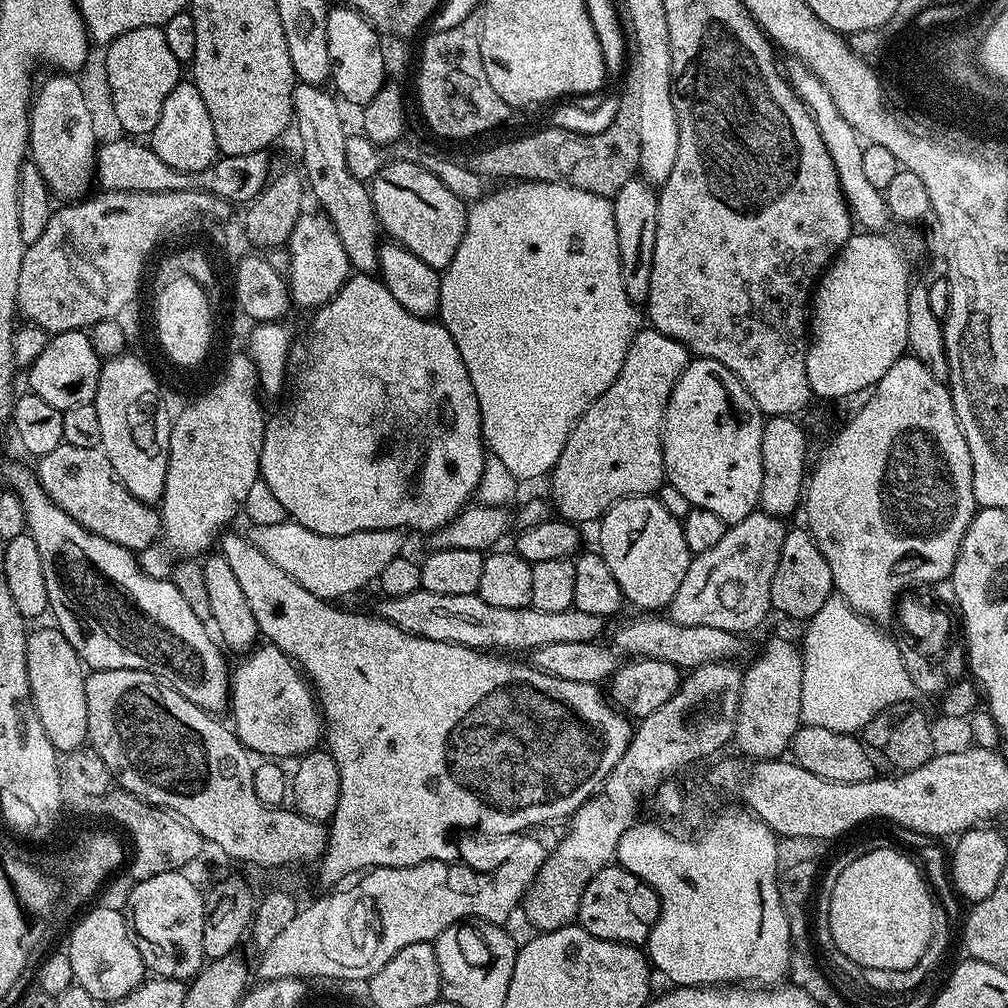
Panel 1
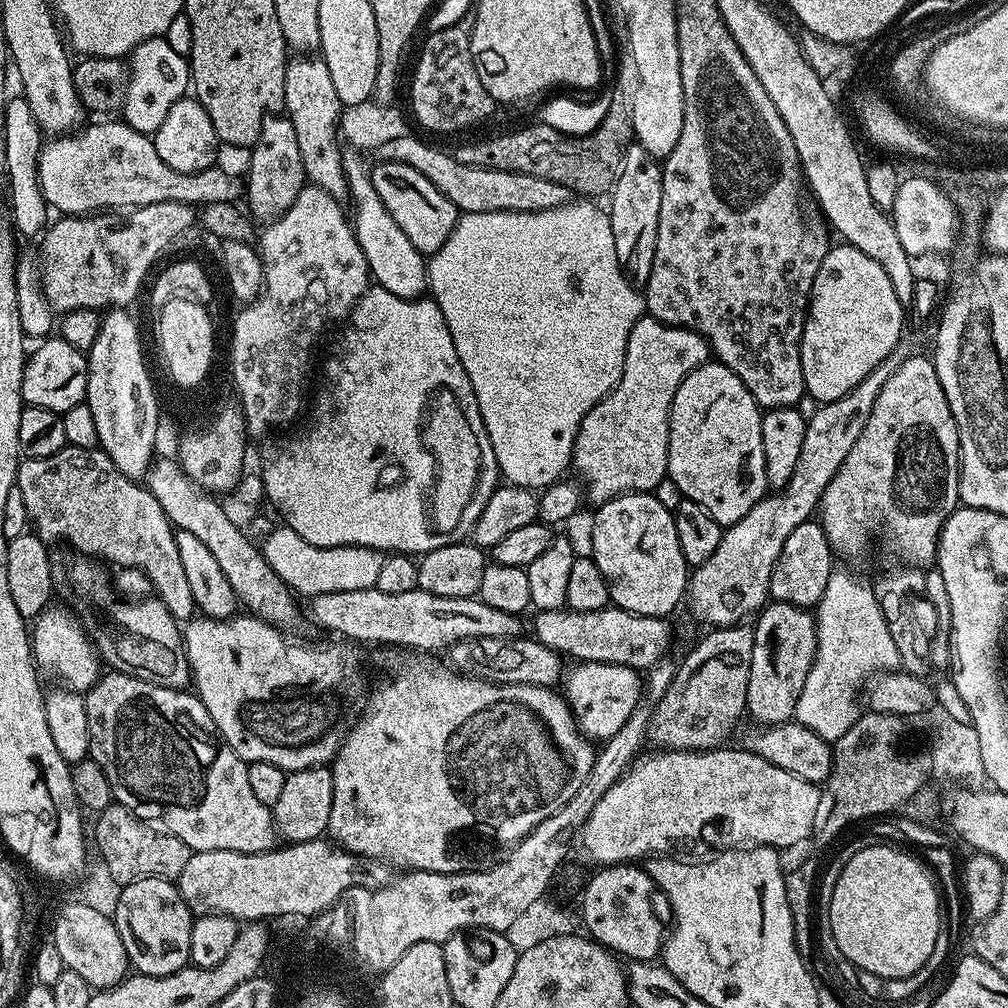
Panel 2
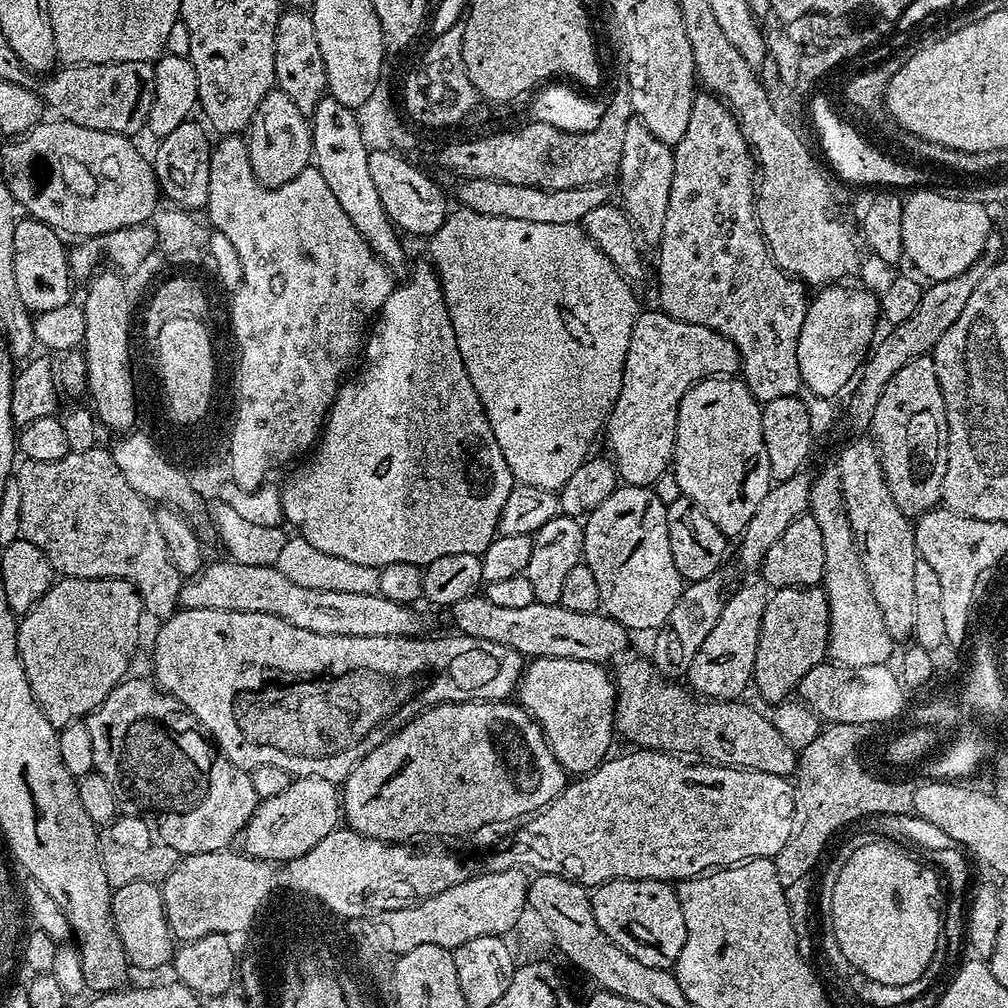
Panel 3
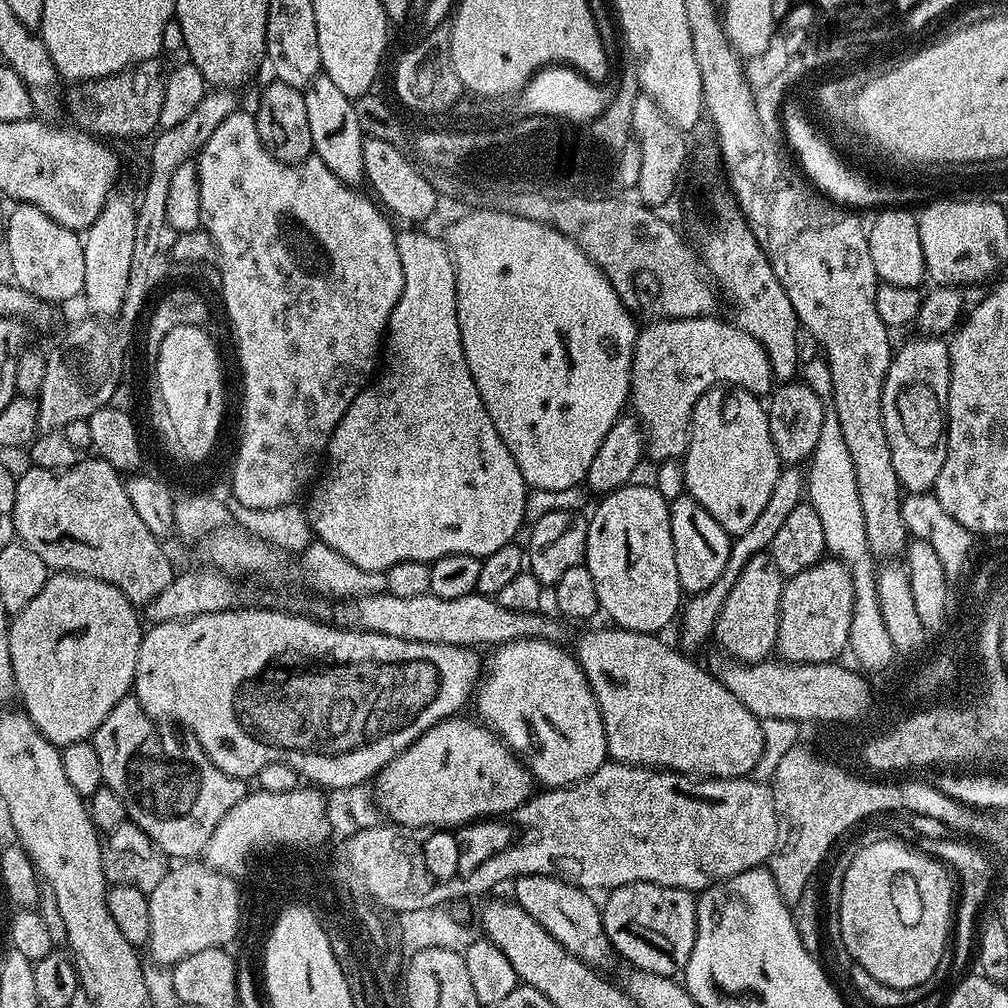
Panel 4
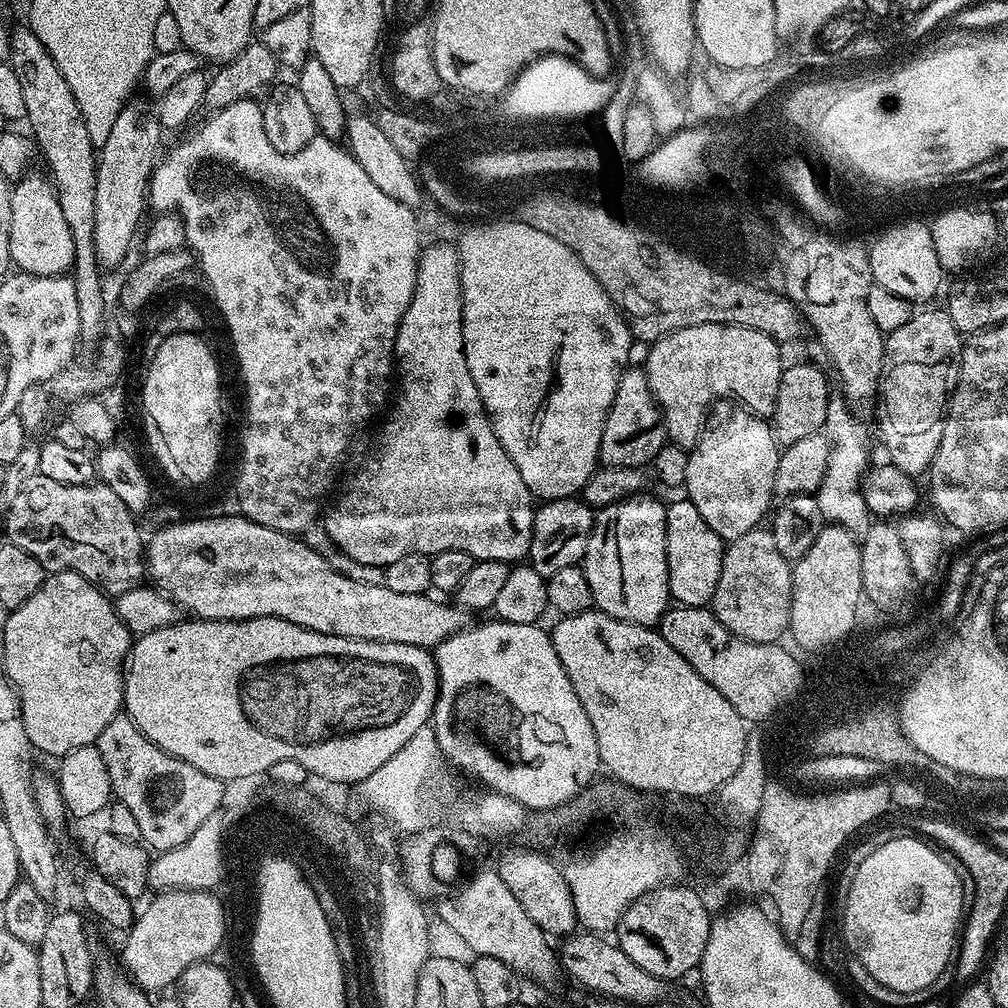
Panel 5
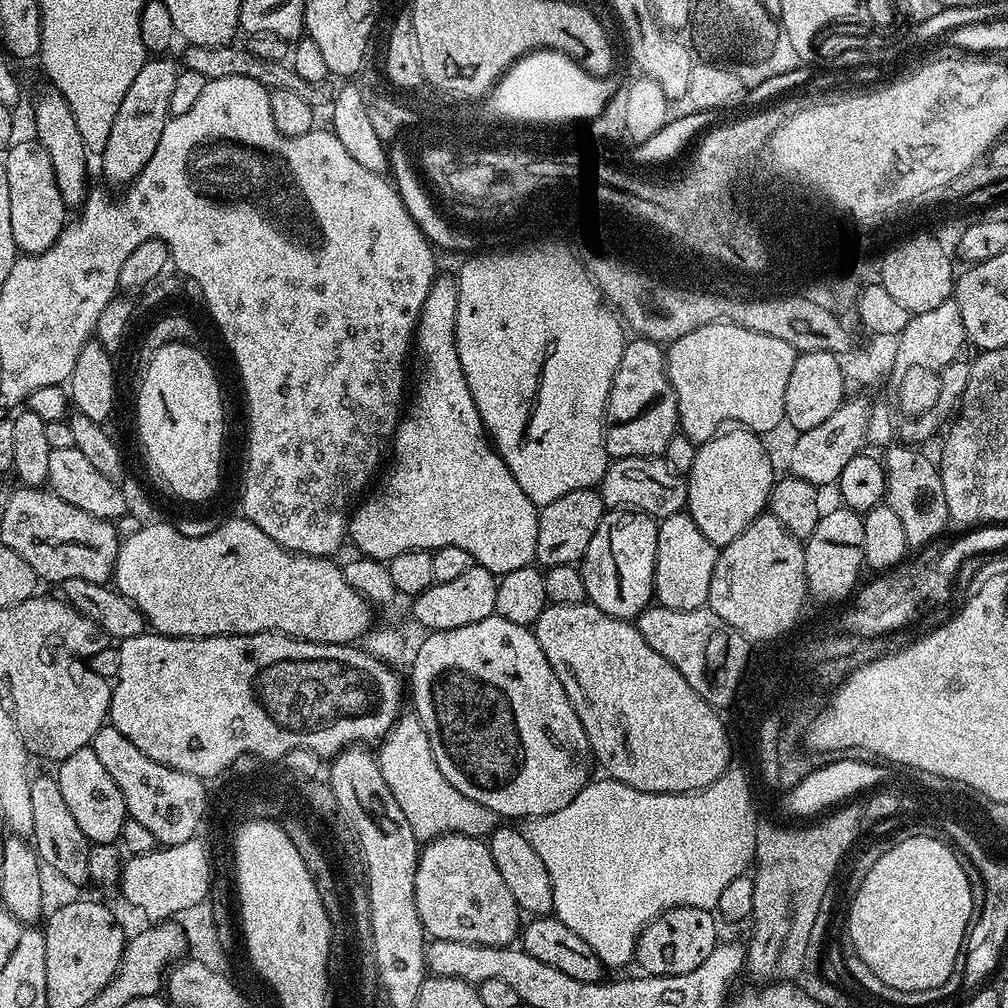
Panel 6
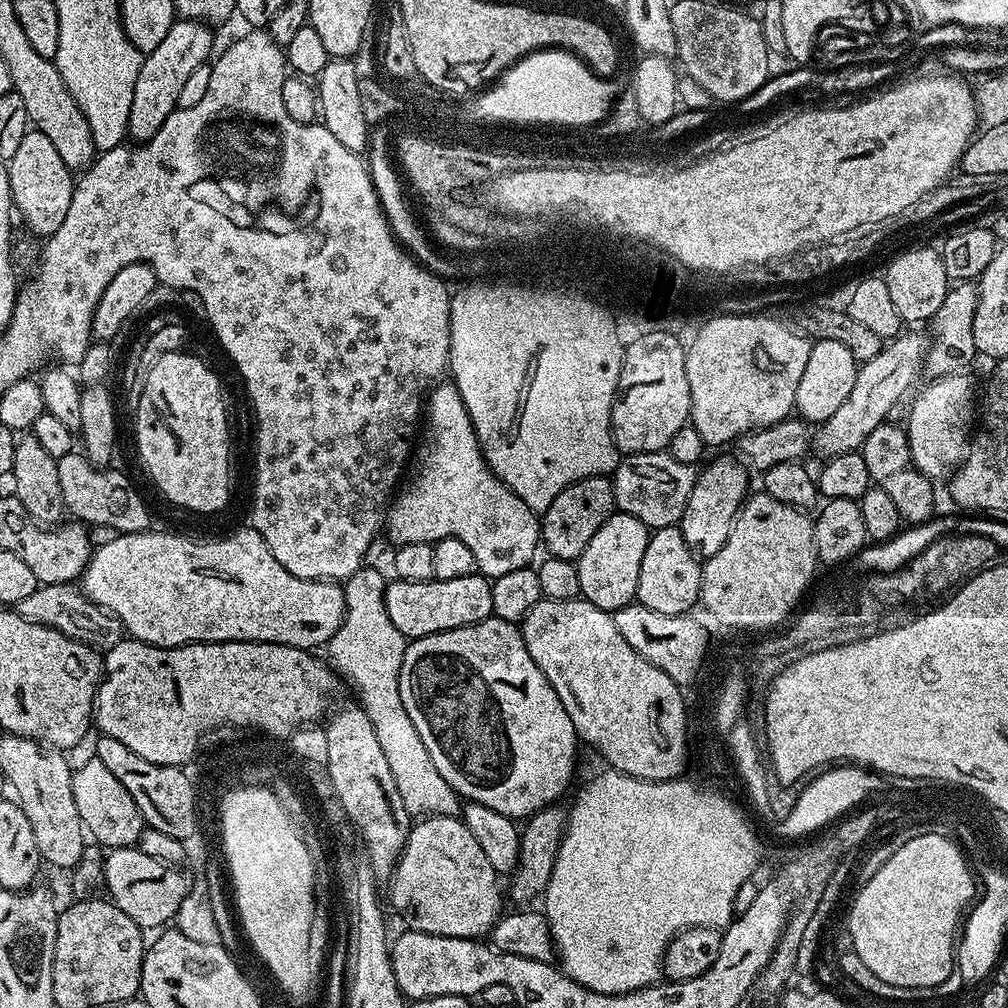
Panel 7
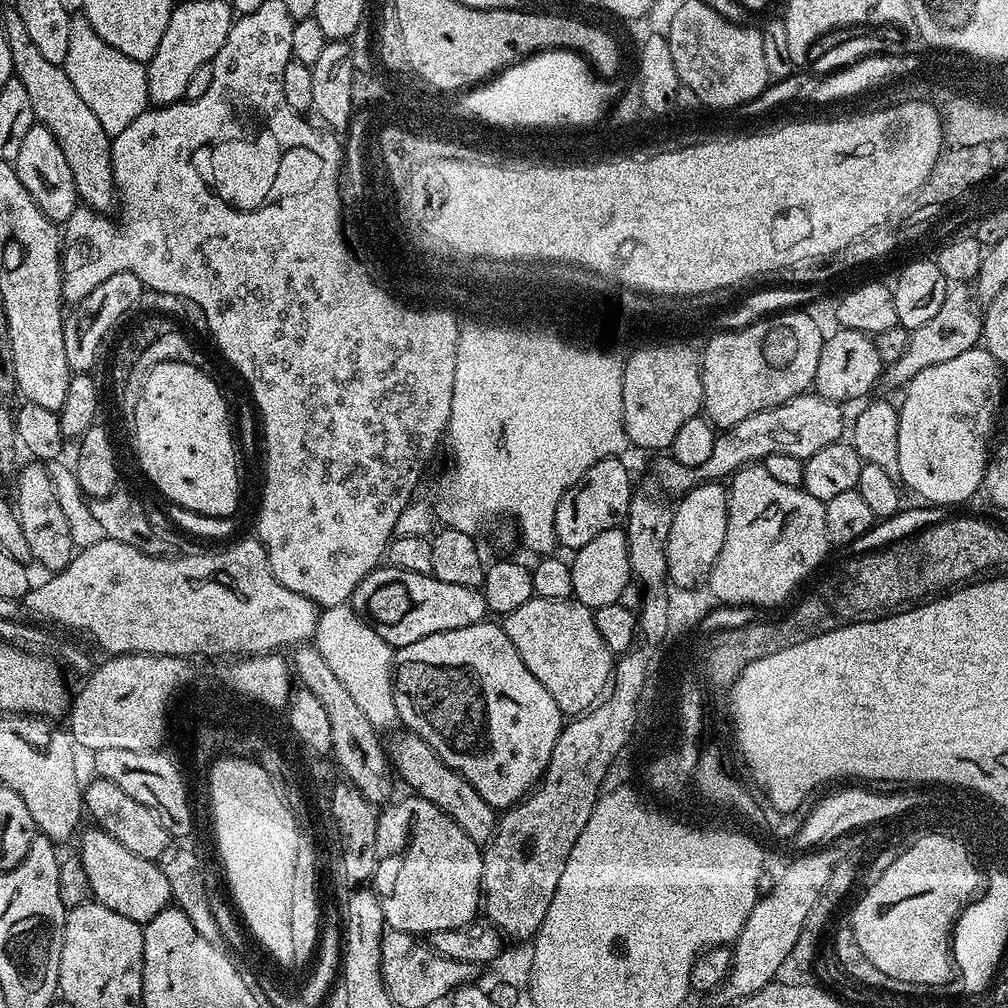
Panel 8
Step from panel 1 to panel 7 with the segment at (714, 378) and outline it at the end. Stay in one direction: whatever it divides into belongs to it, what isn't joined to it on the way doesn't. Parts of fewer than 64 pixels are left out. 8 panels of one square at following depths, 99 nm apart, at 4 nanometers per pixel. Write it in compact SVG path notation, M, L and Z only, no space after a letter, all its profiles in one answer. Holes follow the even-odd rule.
M739 459L716 460L713 464L707 464L703 465L702 471L696 477L690 502L686 502L686 510L678 525L680 533L686 538L692 551L701 558L713 556L718 554L718 550L722 550L737 512L750 495L750 472Z

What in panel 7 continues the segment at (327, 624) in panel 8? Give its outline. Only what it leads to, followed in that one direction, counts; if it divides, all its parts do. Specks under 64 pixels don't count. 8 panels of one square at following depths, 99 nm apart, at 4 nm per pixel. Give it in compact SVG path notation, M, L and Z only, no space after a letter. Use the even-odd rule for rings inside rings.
M371 564L359 568L343 583L344 620L336 633L328 639L327 659L343 679L345 676L352 680L356 687L356 692L360 695L359 707L370 718L374 734L378 734L382 754L386 754L386 763L390 765L390 774L394 774L394 782L398 785L398 794L402 794L406 810L416 818L459 817L462 812L461 797L448 785L446 778L442 778L442 774L434 770L434 762L430 762L430 750L422 746L422 738L418 730L414 730L414 722L410 722L406 706L402 706L398 682L406 638L400 633L398 626L390 622L390 614L386 614L384 602L387 583L387 577Z

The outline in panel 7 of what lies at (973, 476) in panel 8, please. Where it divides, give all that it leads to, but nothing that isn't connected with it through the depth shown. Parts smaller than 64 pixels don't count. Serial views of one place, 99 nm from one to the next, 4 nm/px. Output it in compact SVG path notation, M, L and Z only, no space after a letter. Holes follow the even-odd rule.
M957 374L954 376L941 376L933 379L932 384L928 384L916 398L911 401L912 409L910 418L906 423L908 434L908 445L914 466L923 476L927 476L933 482L951 477L956 469L960 467L960 462L964 458L964 453L968 451L968 441L970 433L974 428L974 412L972 416L972 384L967 380L967 375Z

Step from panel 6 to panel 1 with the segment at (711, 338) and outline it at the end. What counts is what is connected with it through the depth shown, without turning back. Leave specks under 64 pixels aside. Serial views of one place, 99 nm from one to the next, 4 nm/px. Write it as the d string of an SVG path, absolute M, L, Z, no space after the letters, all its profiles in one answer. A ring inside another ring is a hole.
M651 326L641 327L630 342L626 362L618 370L618 378L588 409L580 415L572 427L562 454L550 473L552 496L550 504L556 508L563 519L583 526L593 520L599 521L612 505L625 500L627 496L651 496L659 493L660 485L665 483L664 475L664 415L670 402L670 394L690 362L686 345L657 332Z

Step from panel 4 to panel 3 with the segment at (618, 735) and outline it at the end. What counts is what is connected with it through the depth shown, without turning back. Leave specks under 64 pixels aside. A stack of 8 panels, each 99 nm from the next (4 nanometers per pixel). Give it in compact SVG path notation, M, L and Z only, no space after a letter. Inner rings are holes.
M625 659L620 669L615 669L616 727L637 749L656 749L675 754L690 754L713 764L727 764L729 768L753 768L766 774L791 777L798 768L798 752L793 741L788 740L772 725L771 719L756 708L740 700L709 700L701 698L683 683L673 682L656 671L651 659Z

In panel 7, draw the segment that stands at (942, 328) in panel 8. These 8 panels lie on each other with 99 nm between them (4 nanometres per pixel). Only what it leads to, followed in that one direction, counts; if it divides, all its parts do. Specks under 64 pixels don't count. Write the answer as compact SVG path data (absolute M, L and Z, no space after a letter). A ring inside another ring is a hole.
M920 330L901 331L899 336L885 343L884 349L878 354L878 358L870 358L870 362L860 364L857 367L854 390L850 390L849 396L846 397L846 402L842 402L842 406L838 406L838 410L834 410L834 414L830 414L830 418L826 418L823 424L815 429L814 452L817 452L820 458L857 451L866 442L866 438L870 436L871 431L887 421L890 414L890 406L903 401L908 396L908 387L915 382L916 375L921 375L924 367L924 355L928 352L925 333L923 336L922 333L916 331Z

